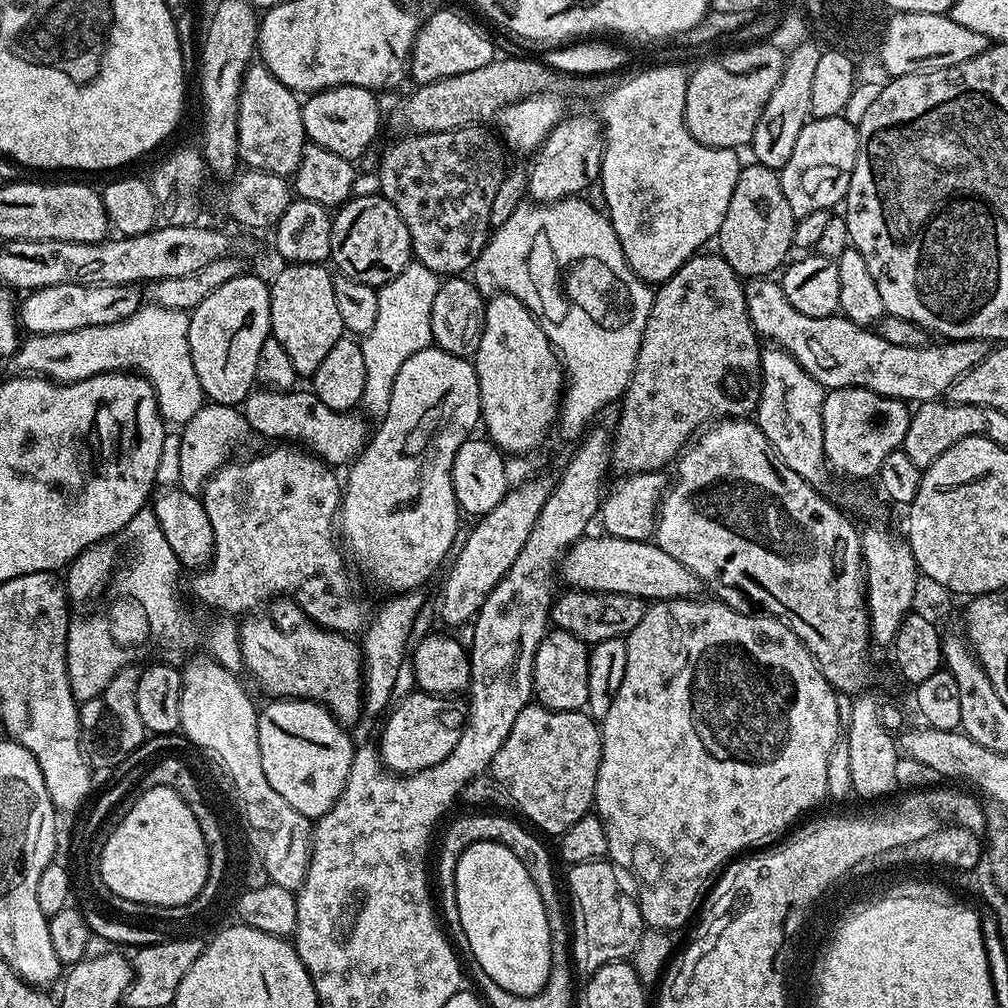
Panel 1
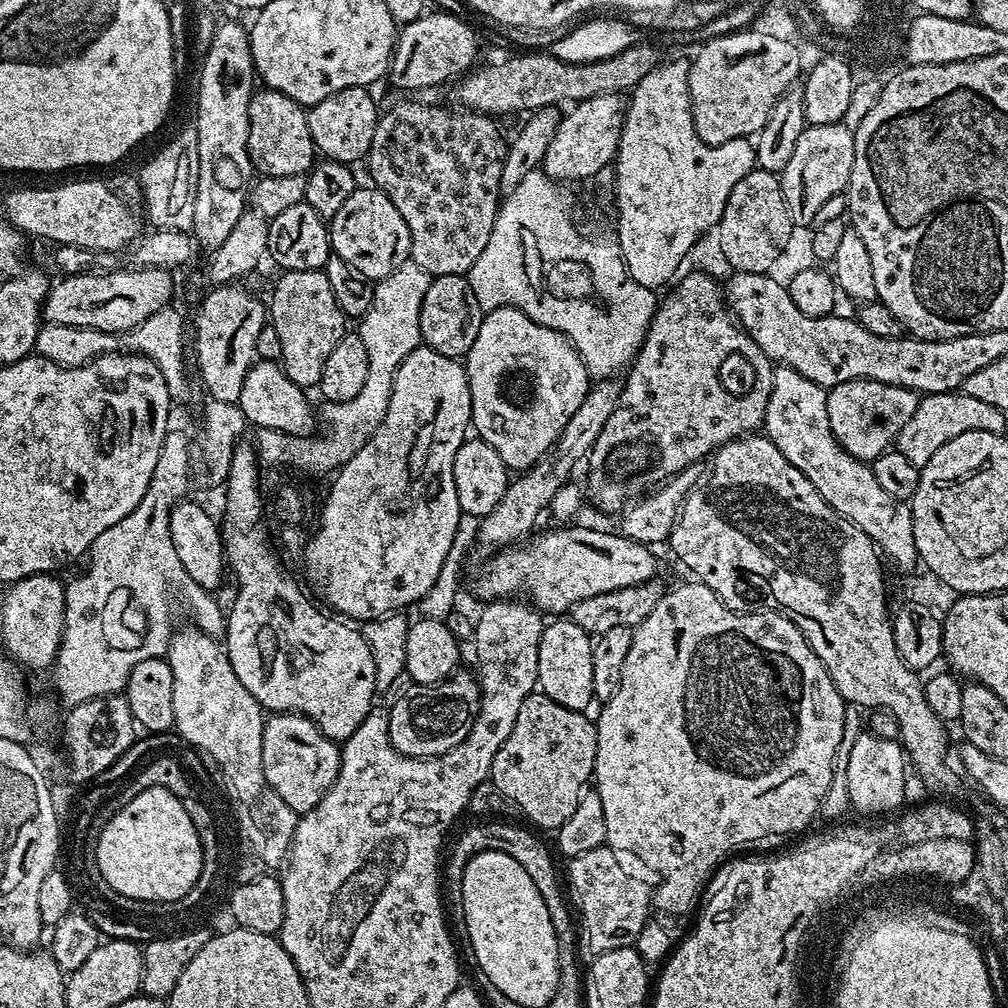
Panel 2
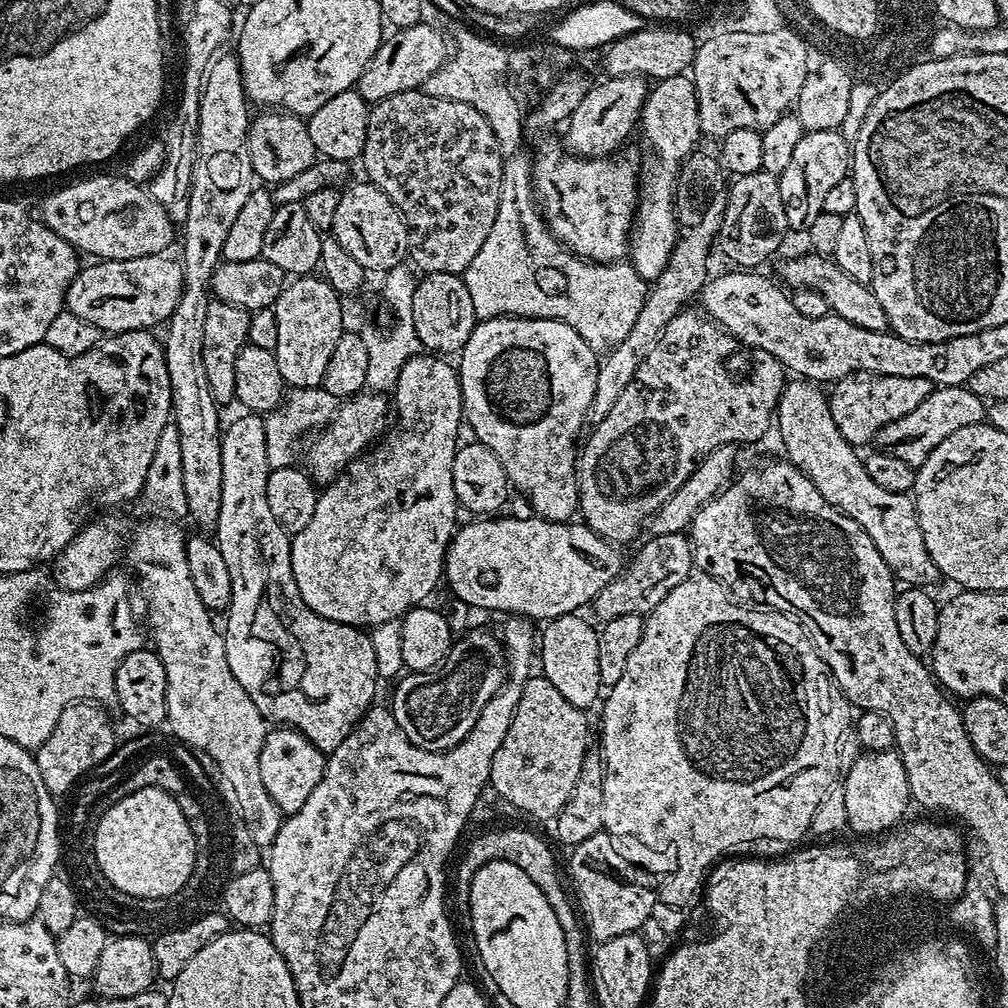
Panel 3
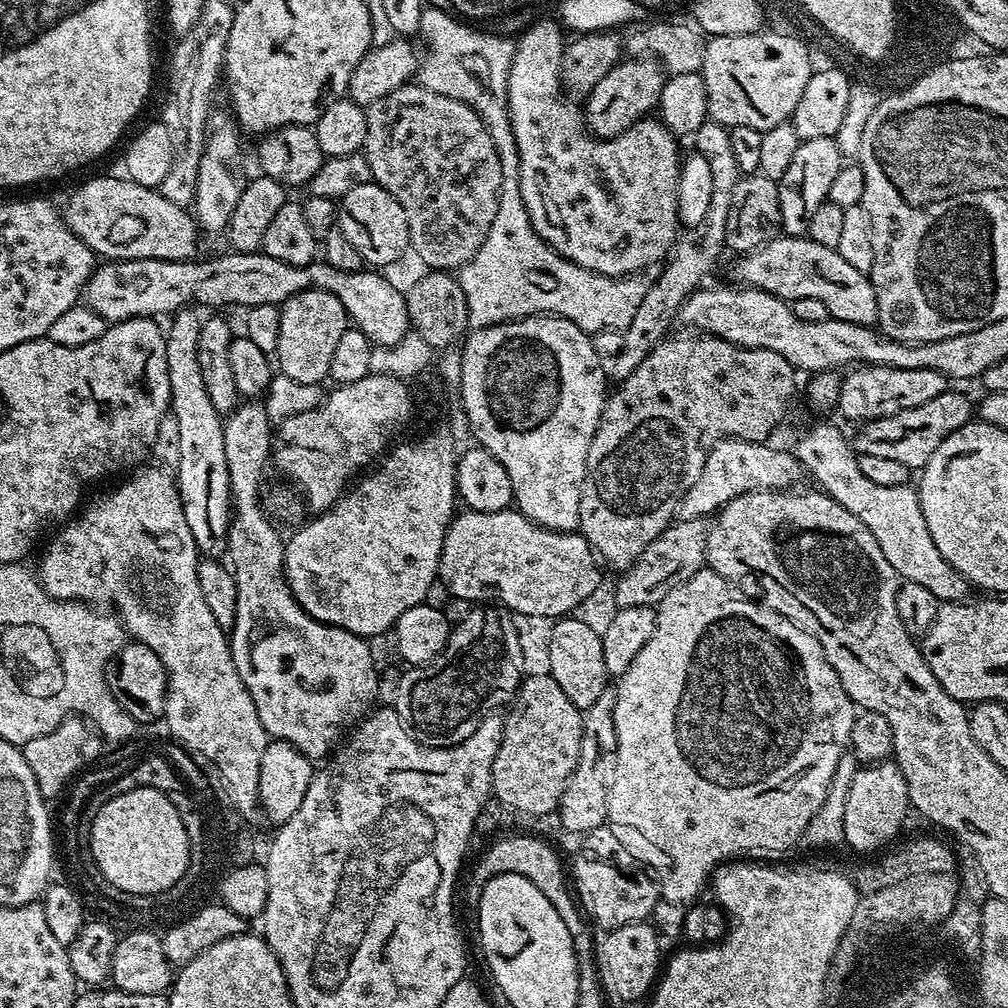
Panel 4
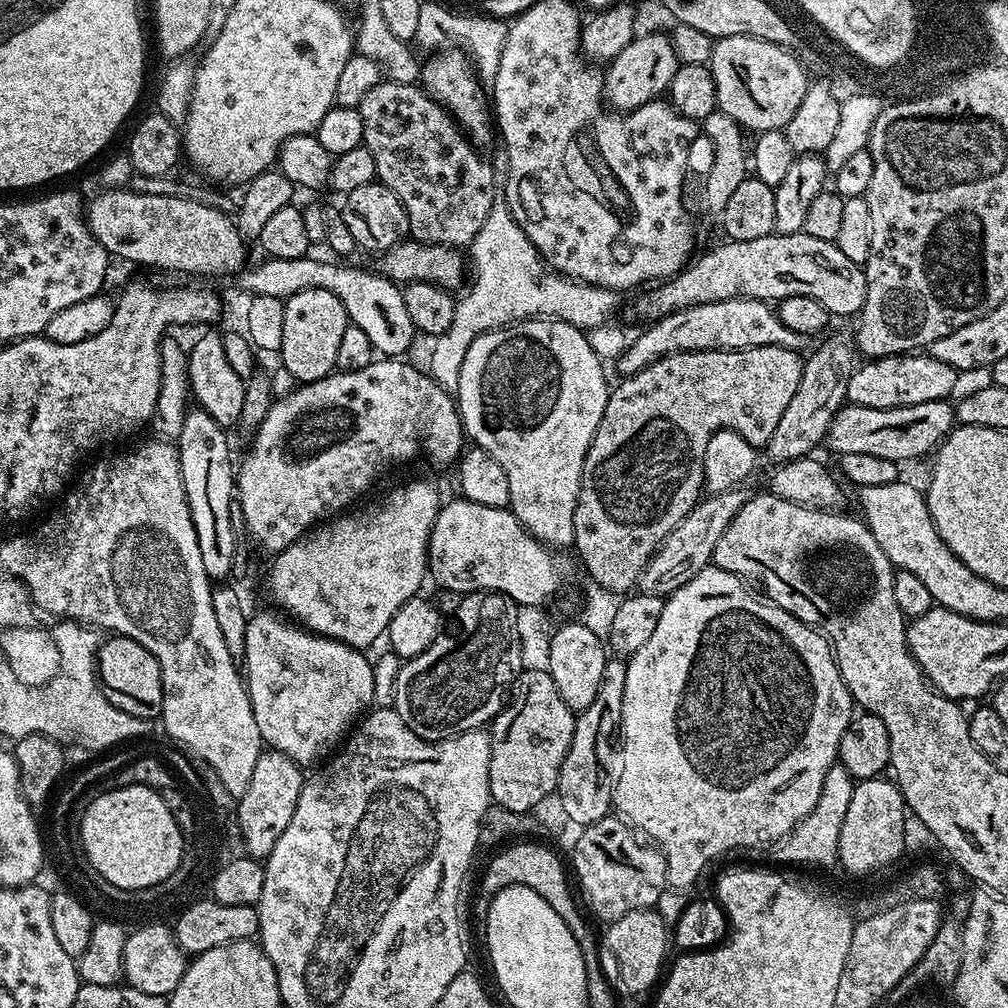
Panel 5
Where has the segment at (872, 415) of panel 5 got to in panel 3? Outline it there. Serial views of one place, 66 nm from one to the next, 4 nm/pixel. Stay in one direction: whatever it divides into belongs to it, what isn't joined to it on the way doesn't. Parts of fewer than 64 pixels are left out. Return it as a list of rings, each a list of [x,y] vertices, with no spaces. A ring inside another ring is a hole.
[[[966,386],[958,388],[933,387],[932,392],[910,414],[902,414],[902,418],[892,420],[890,426],[882,426],[874,441],[875,447],[886,454],[894,454],[894,458],[902,458],[910,467],[917,469],[945,438],[950,438],[954,430],[962,430],[962,426],[974,426],[985,423],[986,404],[975,396]]]

